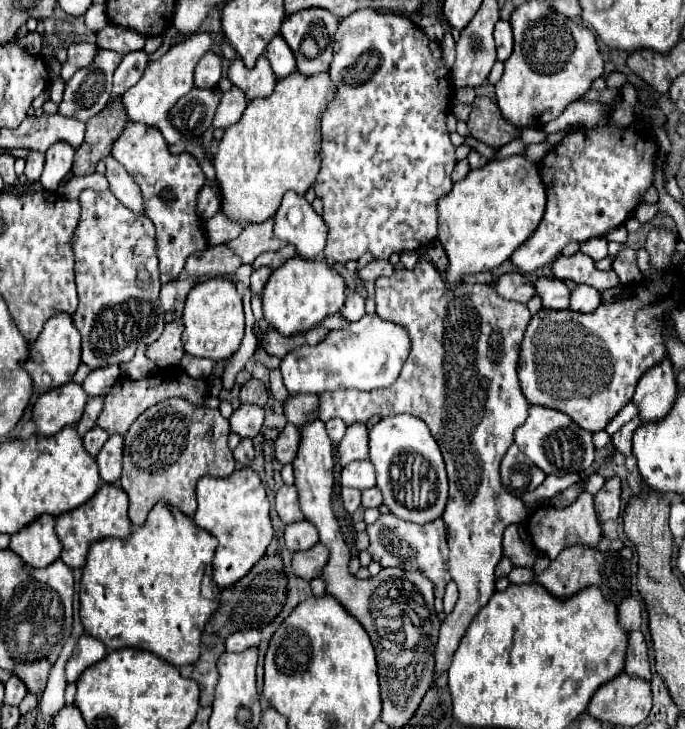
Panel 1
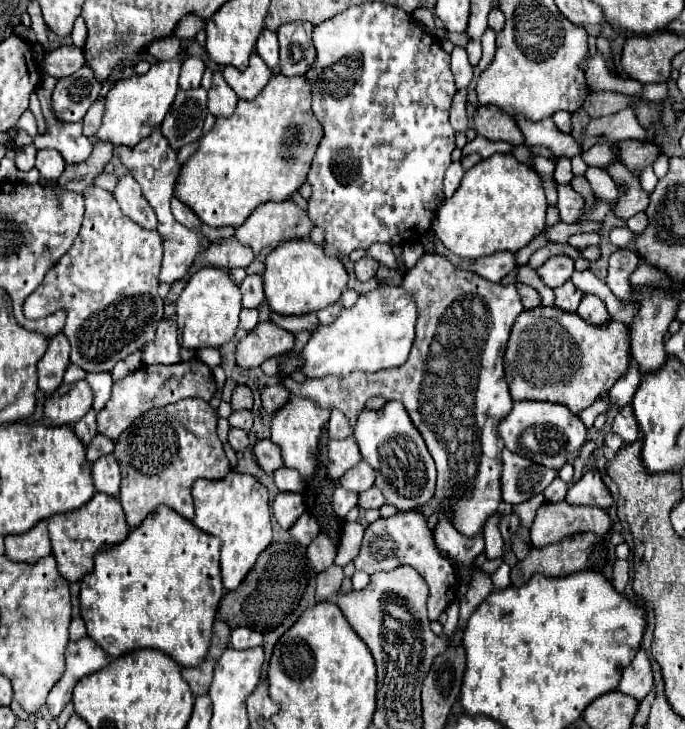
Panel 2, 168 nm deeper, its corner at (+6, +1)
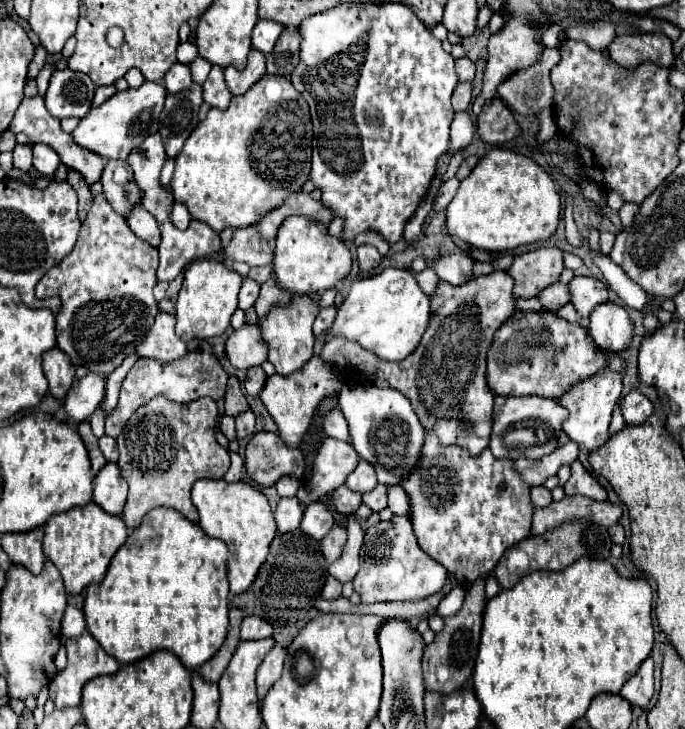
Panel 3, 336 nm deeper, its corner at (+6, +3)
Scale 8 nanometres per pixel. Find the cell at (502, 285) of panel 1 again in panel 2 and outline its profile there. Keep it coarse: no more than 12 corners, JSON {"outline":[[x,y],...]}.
{"outline":[[516,284],[526,310],[540,306],[540,294],[532,286]]}

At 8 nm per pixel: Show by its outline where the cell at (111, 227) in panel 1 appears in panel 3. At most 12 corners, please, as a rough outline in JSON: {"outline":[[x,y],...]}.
{"outline":[[98,194],[36,286],[56,340],[108,376],[158,314],[158,250]]}

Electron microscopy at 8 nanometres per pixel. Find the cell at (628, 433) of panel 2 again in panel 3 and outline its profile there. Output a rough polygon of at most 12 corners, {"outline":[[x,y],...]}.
{"outline":[[636,388],[622,400],[628,426],[642,424],[654,404]]}

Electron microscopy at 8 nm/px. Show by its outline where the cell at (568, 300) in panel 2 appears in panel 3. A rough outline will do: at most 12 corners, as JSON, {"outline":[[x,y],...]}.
{"outline":[[574,276],[568,284],[570,302],[588,316],[596,304],[608,302],[604,282]]}

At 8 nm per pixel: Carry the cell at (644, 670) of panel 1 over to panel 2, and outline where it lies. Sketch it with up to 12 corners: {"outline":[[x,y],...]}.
{"outline":[[642,648],[618,690],[642,702],[652,690],[652,668]]}

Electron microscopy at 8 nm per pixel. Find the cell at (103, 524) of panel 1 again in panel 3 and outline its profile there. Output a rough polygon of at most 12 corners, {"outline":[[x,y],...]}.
{"outline":[[94,500],[46,522],[68,594],[104,578],[128,536]]}

